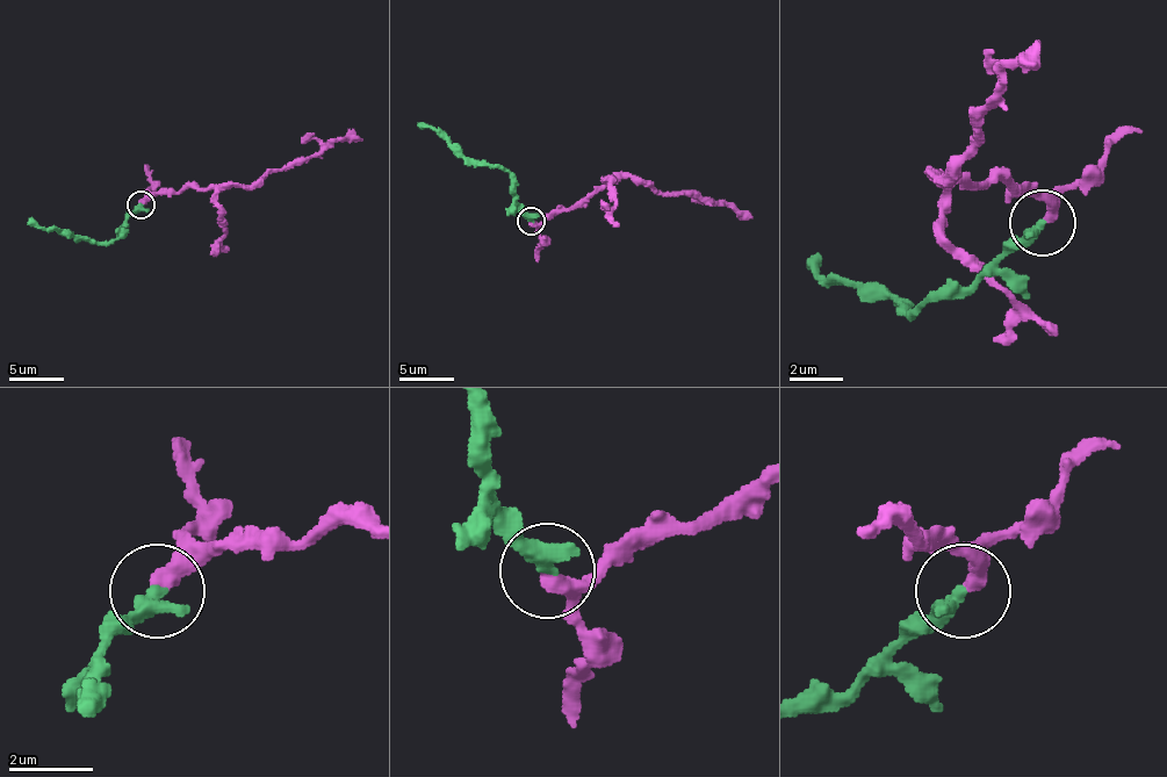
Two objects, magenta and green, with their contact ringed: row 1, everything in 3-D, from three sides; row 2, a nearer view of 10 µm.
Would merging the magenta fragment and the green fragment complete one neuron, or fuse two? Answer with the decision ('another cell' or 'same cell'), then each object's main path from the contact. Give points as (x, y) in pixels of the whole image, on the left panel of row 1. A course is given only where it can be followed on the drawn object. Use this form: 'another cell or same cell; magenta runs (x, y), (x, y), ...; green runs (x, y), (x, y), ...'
same cell; magenta runs (141, 204), (191, 187), (259, 185), (271, 174), (307, 163), (337, 141), (361, 138); green runs (141, 204), (122, 231), (108, 243), (78, 239), (42, 229), (28, 217)

